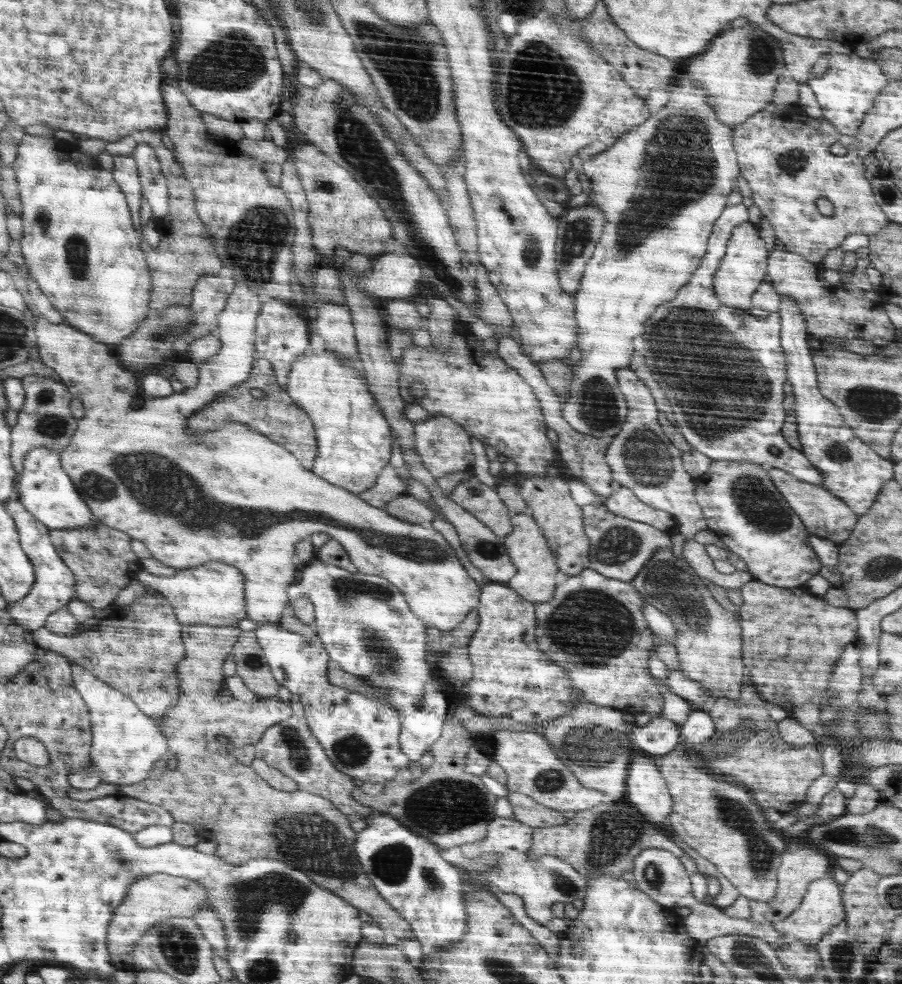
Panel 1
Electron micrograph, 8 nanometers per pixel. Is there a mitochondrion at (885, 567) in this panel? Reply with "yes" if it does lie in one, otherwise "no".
yes

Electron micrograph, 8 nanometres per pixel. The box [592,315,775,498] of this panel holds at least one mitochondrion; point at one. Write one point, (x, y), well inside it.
(646, 457)

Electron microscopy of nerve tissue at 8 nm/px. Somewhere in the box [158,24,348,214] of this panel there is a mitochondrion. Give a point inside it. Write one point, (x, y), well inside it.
(235, 63)

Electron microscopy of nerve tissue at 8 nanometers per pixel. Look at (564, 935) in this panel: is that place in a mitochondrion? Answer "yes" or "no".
no

